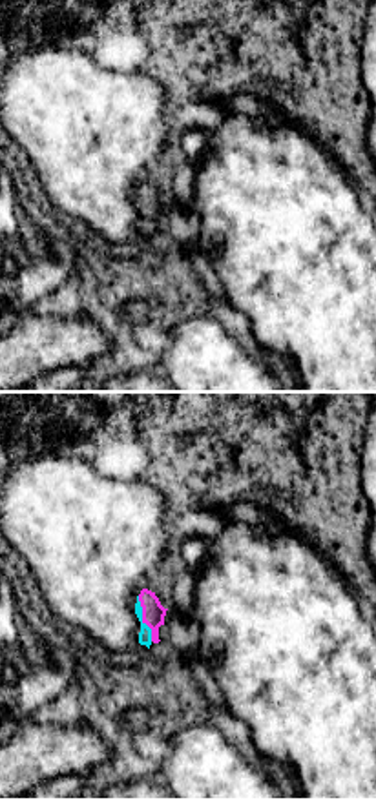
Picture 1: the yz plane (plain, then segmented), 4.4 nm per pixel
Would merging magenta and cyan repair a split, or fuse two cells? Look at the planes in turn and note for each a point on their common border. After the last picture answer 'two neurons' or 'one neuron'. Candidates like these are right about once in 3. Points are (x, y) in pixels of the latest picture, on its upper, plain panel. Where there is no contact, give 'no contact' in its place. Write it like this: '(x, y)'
(143, 210)

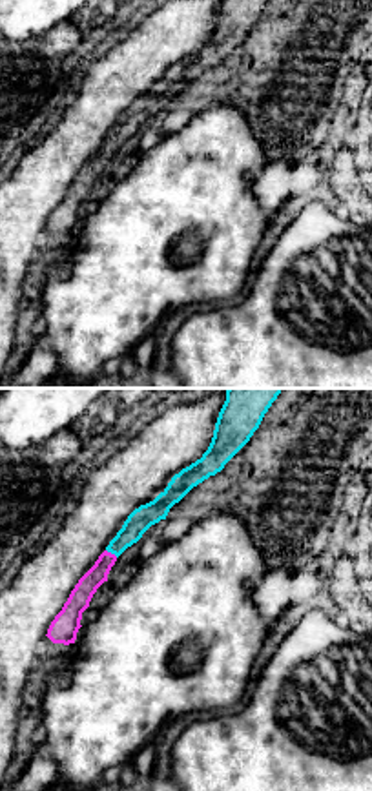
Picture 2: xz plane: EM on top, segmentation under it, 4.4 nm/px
(110, 144)

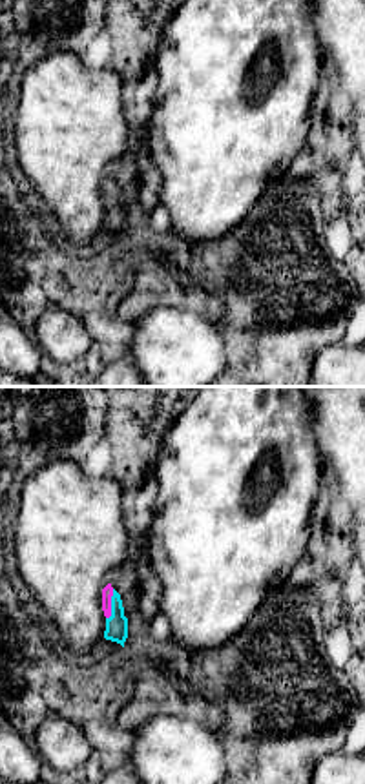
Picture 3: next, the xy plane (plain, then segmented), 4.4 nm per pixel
(110, 196)

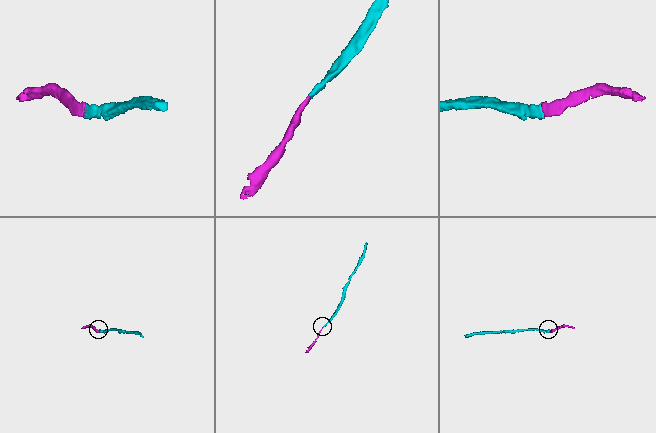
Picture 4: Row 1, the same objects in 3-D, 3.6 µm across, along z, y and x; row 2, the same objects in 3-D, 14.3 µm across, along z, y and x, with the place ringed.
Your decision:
one neuron

